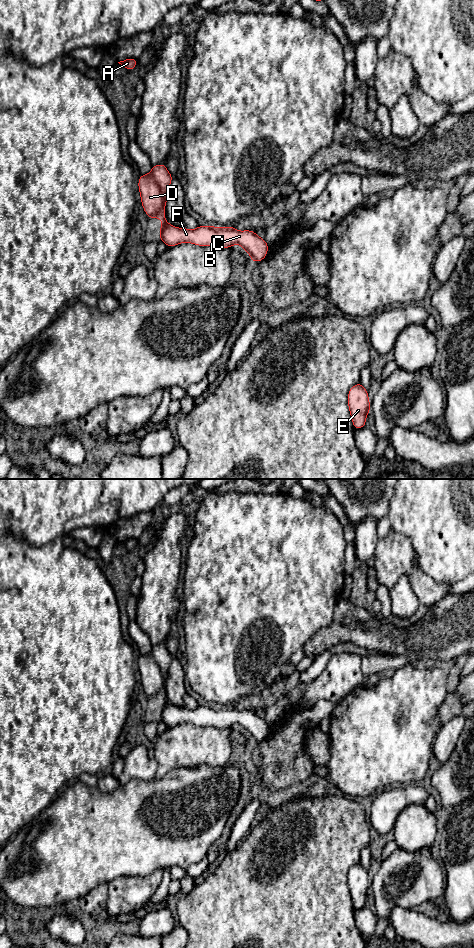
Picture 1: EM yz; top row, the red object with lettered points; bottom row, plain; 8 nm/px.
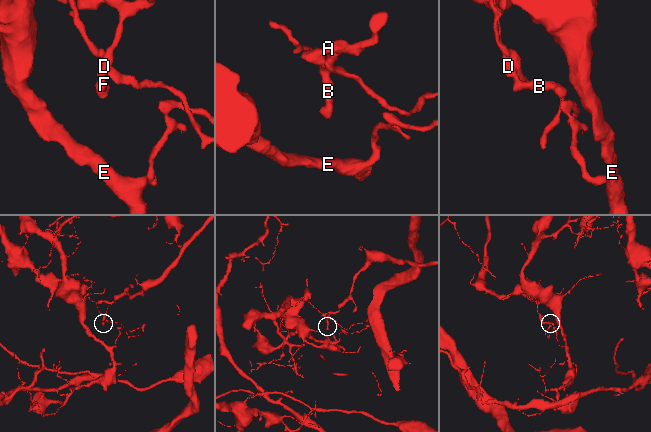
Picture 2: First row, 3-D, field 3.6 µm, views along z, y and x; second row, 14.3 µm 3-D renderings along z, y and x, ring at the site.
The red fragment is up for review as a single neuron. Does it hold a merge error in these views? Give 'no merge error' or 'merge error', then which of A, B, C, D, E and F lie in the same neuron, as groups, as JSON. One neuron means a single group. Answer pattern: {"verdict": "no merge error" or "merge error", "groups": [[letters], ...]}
{"verdict": "merge error", "groups": [["A", "B", "C", "D", "F"], ["E"]]}

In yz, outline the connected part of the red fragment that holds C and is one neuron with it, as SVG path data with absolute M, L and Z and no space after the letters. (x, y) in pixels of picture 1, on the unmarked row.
M152 652L141 654L138 660L141 684L146 695L161 700L159 719L167 727L181 723L197 726L214 726L219 729L240 725L251 737L252 742L261 742L267 737L269 725L252 710L238 711L235 707L215 707L199 705L196 709L179 708L169 704L165 697L165 687L158 664Z

